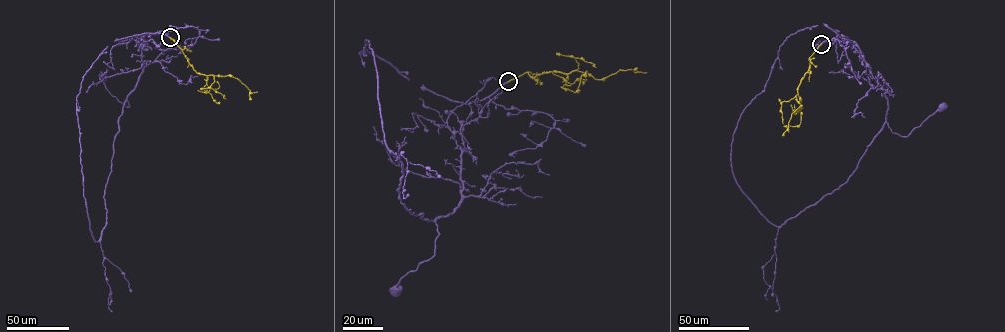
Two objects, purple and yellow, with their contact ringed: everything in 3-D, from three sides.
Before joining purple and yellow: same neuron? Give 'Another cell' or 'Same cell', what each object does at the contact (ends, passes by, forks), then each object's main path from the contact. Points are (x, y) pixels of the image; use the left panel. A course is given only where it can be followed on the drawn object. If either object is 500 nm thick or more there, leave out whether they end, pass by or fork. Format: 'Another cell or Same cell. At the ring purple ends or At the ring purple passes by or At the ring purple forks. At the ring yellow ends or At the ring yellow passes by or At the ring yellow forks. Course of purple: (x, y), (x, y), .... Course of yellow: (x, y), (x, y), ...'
Same cell. At the ring purple ends. At the ring yellow ends. Course of purple: (170, 37), (158, 32), (140, 36), (142, 72), (127, 98), (128, 107), (112, 96), (102, 76). Course of yellow: (170, 37), (197, 72), (237, 78), (250, 90), (251, 99)

